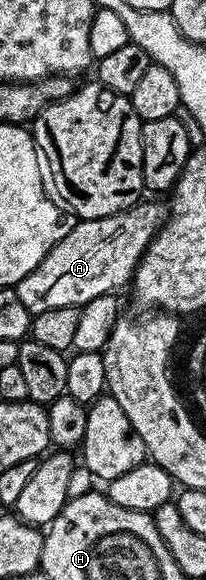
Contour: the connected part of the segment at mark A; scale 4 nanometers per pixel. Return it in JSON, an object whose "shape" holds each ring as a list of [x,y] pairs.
{"shape":[[[143,199],[131,209],[125,209],[116,215],[91,221],[79,220],[74,229],[68,231],[68,235],[64,235],[64,239],[60,239],[60,243],[56,243],[56,247],[48,251],[48,255],[44,255],[42,262],[27,277],[18,281],[16,292],[20,303],[24,303],[24,307],[33,315],[40,311],[52,311],[52,307],[81,307],[100,295],[118,291],[121,285],[129,286],[140,259],[161,229],[163,220],[163,206],[161,209],[156,202],[149,199]]]}

